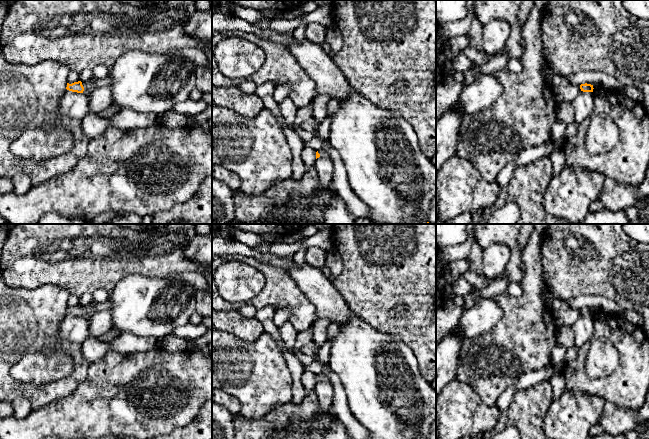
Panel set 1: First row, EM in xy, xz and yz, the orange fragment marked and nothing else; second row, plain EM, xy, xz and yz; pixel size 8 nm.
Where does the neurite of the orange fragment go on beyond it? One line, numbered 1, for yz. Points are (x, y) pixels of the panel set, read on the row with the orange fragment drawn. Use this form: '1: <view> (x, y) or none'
1: none

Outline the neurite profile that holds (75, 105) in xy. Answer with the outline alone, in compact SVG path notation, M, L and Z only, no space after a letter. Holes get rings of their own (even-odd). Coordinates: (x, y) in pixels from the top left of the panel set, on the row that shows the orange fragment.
M67 90L56 108L58 122L63 116L82 119L89 114L90 95Z

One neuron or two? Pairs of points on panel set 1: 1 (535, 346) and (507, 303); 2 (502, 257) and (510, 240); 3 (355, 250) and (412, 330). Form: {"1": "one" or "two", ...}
{"1": "one", "2": "two", "3": "one"}

